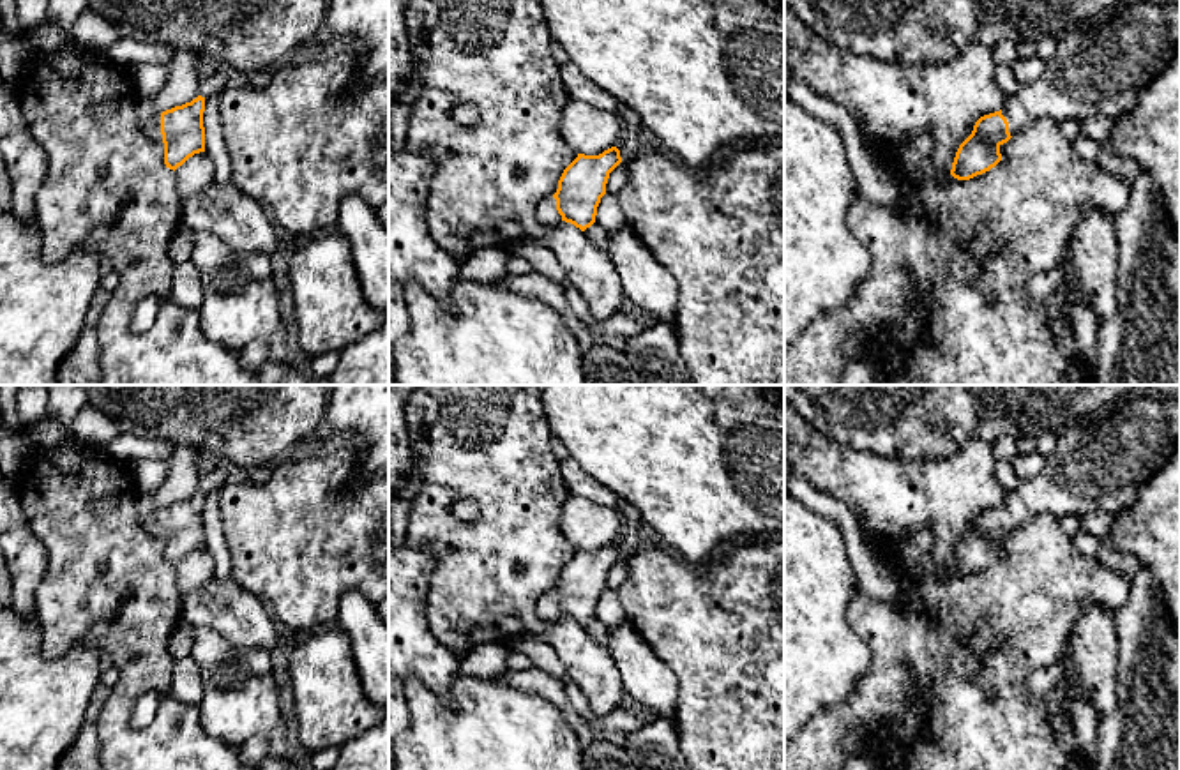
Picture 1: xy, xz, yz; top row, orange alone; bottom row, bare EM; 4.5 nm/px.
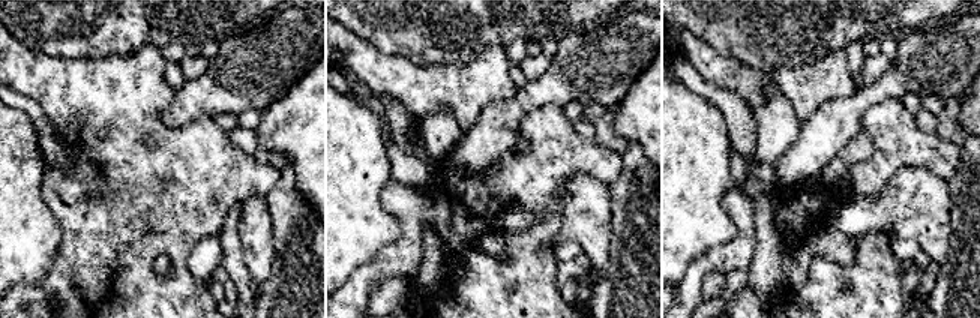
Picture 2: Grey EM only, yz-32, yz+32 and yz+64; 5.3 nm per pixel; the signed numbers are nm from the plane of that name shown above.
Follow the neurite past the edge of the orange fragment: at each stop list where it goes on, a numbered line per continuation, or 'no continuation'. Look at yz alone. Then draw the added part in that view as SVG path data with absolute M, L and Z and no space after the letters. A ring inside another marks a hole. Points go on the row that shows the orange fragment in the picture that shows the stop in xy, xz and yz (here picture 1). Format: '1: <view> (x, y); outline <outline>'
1: yz (1101, 67); outline M1127 0L1116 11L1070 26L1044 74L1019 85L1002 115L1010 136L1051 118L1118 118L1171 64L1180 48L1180 2Z

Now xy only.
1: xy (151, 120); outline M141 99L140 102L140 118L145 134L155 141L163 141L161 134L161 113L152 106L152 99Z

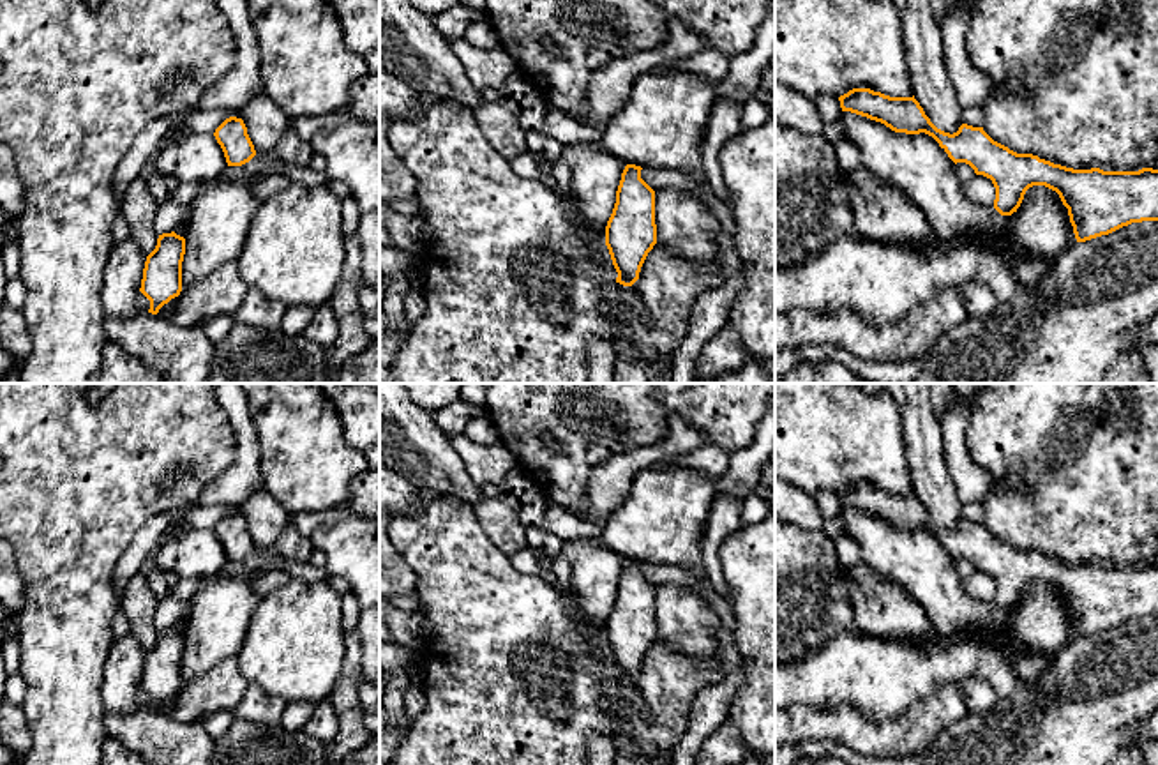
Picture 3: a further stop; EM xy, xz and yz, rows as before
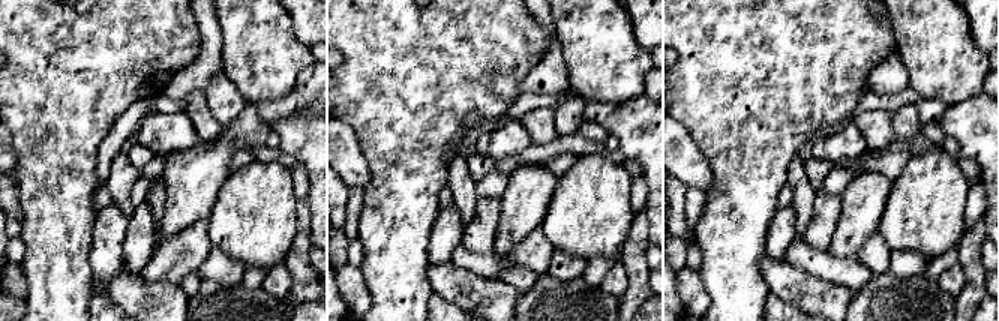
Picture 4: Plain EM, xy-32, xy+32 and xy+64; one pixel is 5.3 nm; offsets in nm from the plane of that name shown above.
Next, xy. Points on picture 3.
no continuation

